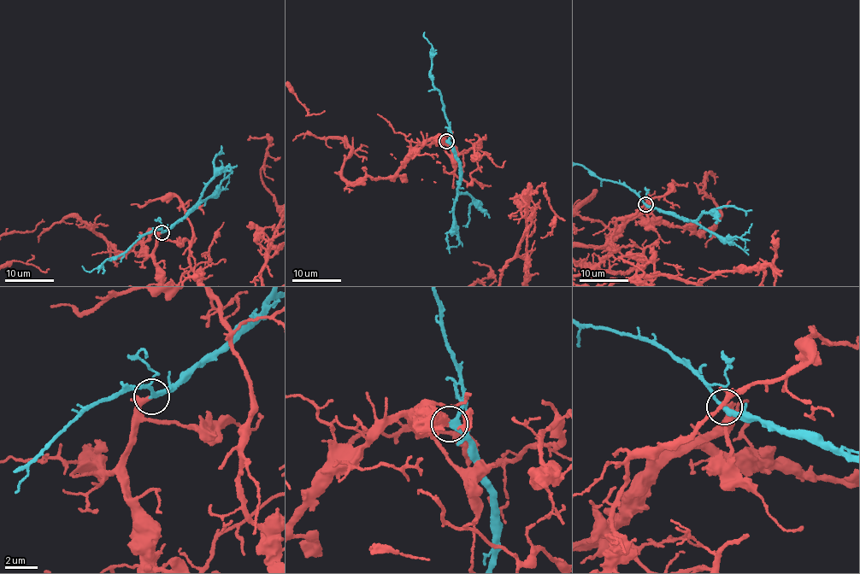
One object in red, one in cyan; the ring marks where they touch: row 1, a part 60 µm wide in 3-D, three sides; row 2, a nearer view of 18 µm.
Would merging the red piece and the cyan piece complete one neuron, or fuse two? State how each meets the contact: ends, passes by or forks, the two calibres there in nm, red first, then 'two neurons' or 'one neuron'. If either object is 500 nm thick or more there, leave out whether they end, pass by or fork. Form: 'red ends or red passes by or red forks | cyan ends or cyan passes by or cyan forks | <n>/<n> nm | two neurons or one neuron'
red ends | cyan passes by | 340/280 nm | one neuron

